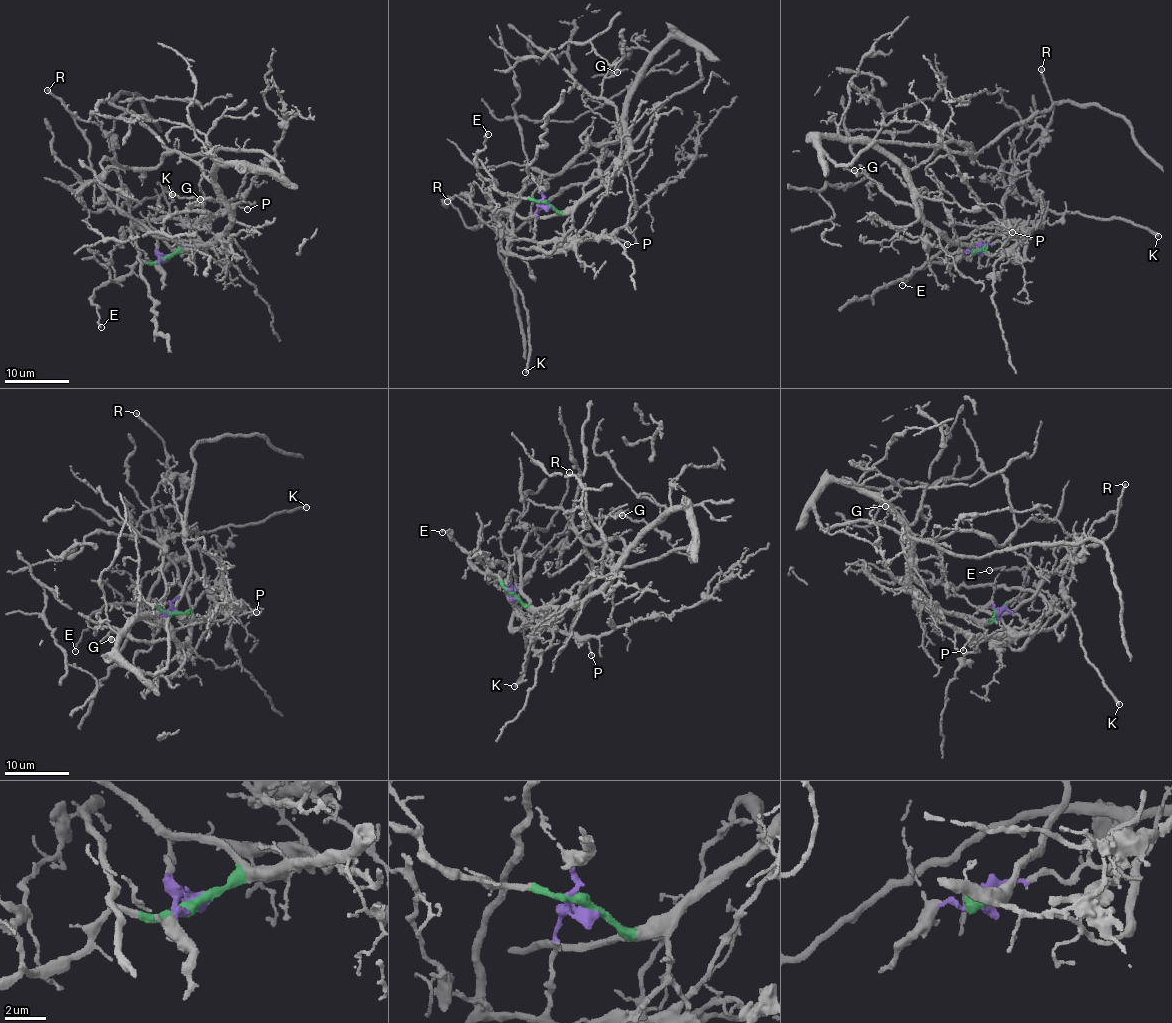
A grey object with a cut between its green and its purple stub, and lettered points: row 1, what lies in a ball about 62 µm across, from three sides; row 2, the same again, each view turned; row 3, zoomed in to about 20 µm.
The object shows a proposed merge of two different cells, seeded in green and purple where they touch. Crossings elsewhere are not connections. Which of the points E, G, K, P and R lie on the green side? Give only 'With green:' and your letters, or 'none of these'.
With green: E, G, R

